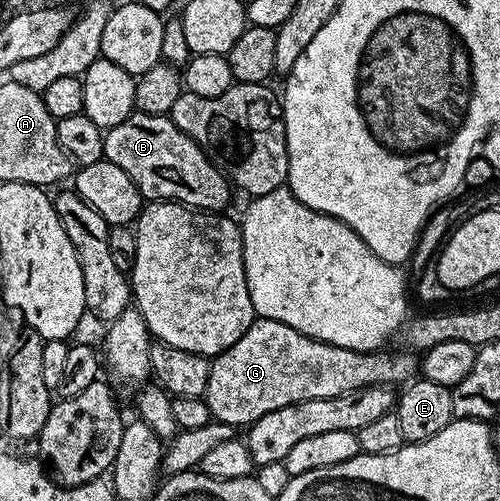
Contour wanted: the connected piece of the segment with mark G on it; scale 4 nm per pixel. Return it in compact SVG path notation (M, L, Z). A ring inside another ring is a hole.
M256 318L249 326L249 330L245 330L245 334L241 334L241 338L237 338L237 342L233 342L233 346L229 346L224 352L211 360L211 369L209 370L209 386L207 387L206 401L211 411L212 417L221 424L233 424L236 426L250 426L254 420L261 418L265 414L269 414L269 410L281 410L281 406L289 406L297 402L305 402L313 398L337 398L337 394L345 394L349 390L361 390L369 386L396 386L395 384L408 383L419 370L418 357L407 350L403 352L383 352L387 350L372 350L369 352L358 352L357 350L349 350L341 346L333 346L326 344L320 340L314 340L312 336L301 334L297 330L293 330L293 326L285 326L285 322L277 322L276 320L264 320Z

